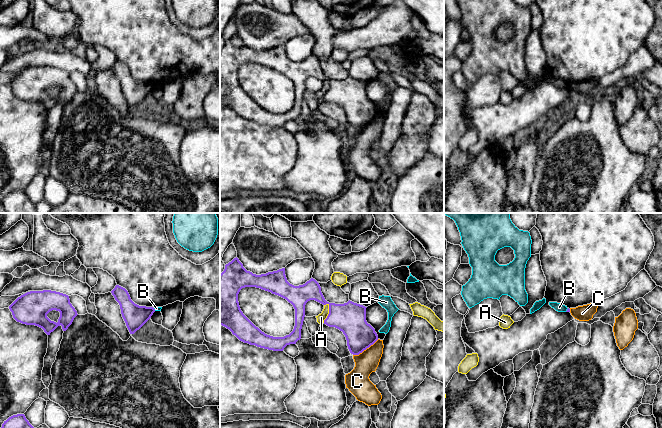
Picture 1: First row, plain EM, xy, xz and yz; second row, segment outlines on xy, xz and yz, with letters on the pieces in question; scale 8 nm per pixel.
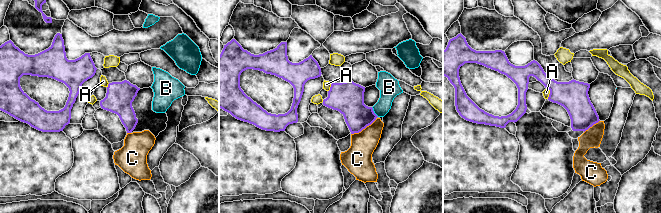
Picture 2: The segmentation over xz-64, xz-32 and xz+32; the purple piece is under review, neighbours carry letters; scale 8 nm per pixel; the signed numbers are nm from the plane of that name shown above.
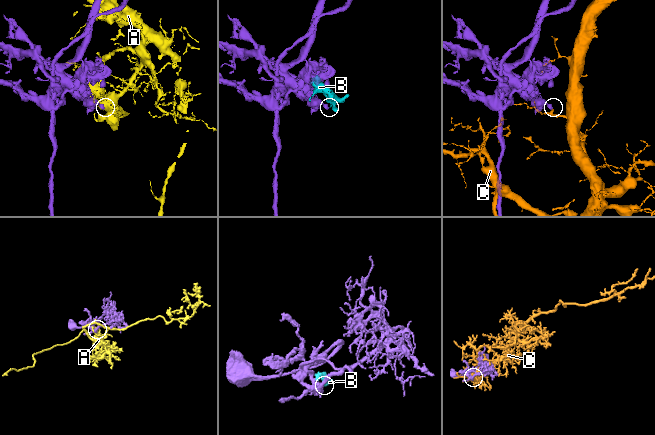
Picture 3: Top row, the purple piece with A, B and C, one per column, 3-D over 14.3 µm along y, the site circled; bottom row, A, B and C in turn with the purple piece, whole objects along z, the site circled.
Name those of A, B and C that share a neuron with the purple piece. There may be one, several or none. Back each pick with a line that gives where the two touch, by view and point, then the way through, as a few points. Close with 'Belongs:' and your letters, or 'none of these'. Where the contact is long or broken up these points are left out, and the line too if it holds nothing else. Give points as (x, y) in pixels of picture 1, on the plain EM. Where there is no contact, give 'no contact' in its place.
Belongs: none of these

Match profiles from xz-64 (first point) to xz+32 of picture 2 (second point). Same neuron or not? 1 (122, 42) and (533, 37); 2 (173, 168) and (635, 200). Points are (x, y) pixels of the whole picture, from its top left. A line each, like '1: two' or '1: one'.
1: two
2: two

